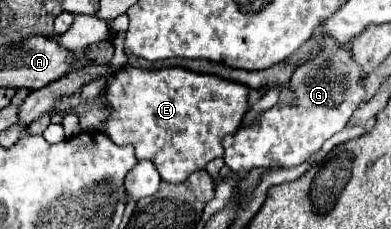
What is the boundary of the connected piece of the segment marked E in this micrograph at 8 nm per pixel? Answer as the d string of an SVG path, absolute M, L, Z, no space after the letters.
M126 67L108 81L106 99L110 105L110 117L106 123L106 135L116 145L134 145L138 159L150 159L162 181L182 183L188 175L202 171L212 159L222 157L222 137L234 133L242 125L242 117L248 111L248 91L244 83L228 81L216 75L202 75L182 67L164 67L158 71Z

